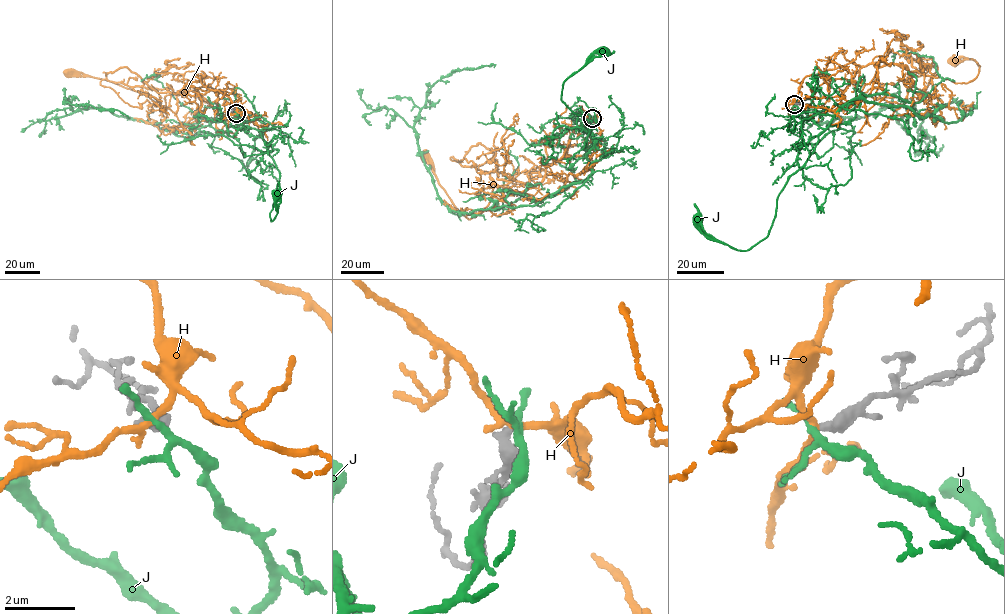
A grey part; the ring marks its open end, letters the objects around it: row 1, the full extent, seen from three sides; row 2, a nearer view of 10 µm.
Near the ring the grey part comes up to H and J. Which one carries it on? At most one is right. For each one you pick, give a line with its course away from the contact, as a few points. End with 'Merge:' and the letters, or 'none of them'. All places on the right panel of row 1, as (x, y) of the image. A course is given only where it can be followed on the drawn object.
J: via (794, 104), (824, 130), (804, 165), (787, 178), (766, 237), (746, 251), (738, 250), (710, 236), (697, 219)
Merge: J

